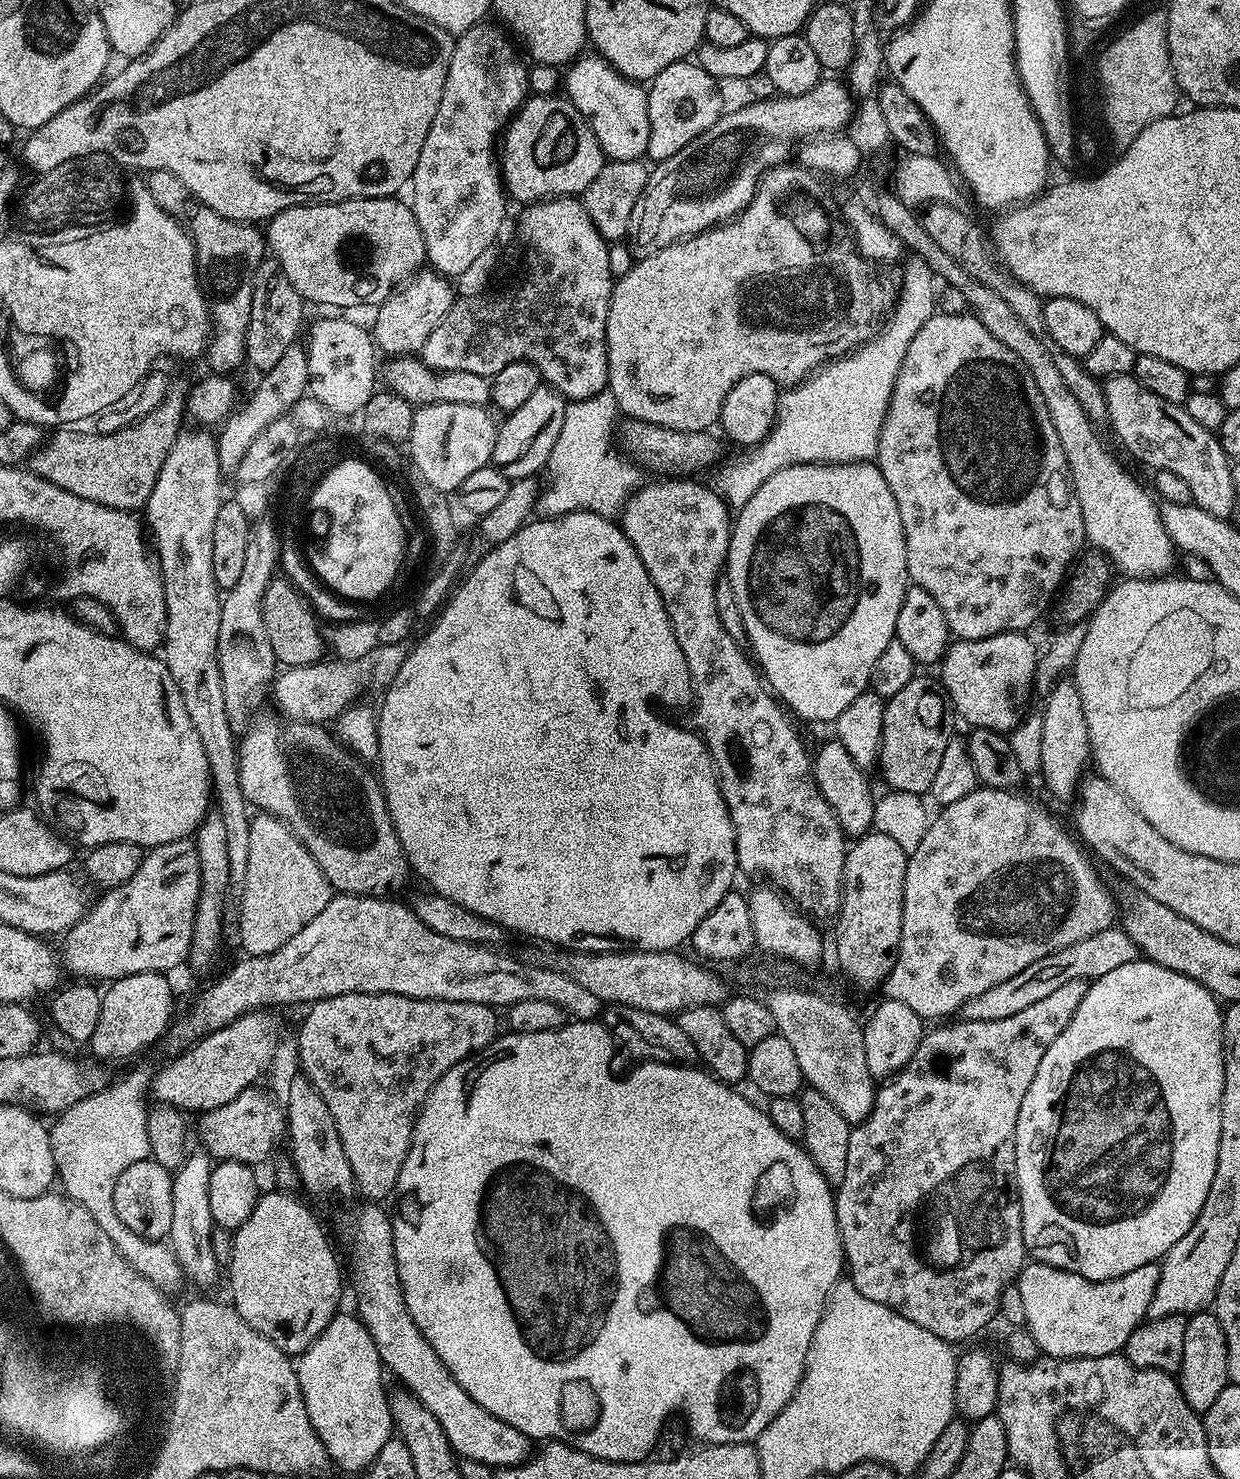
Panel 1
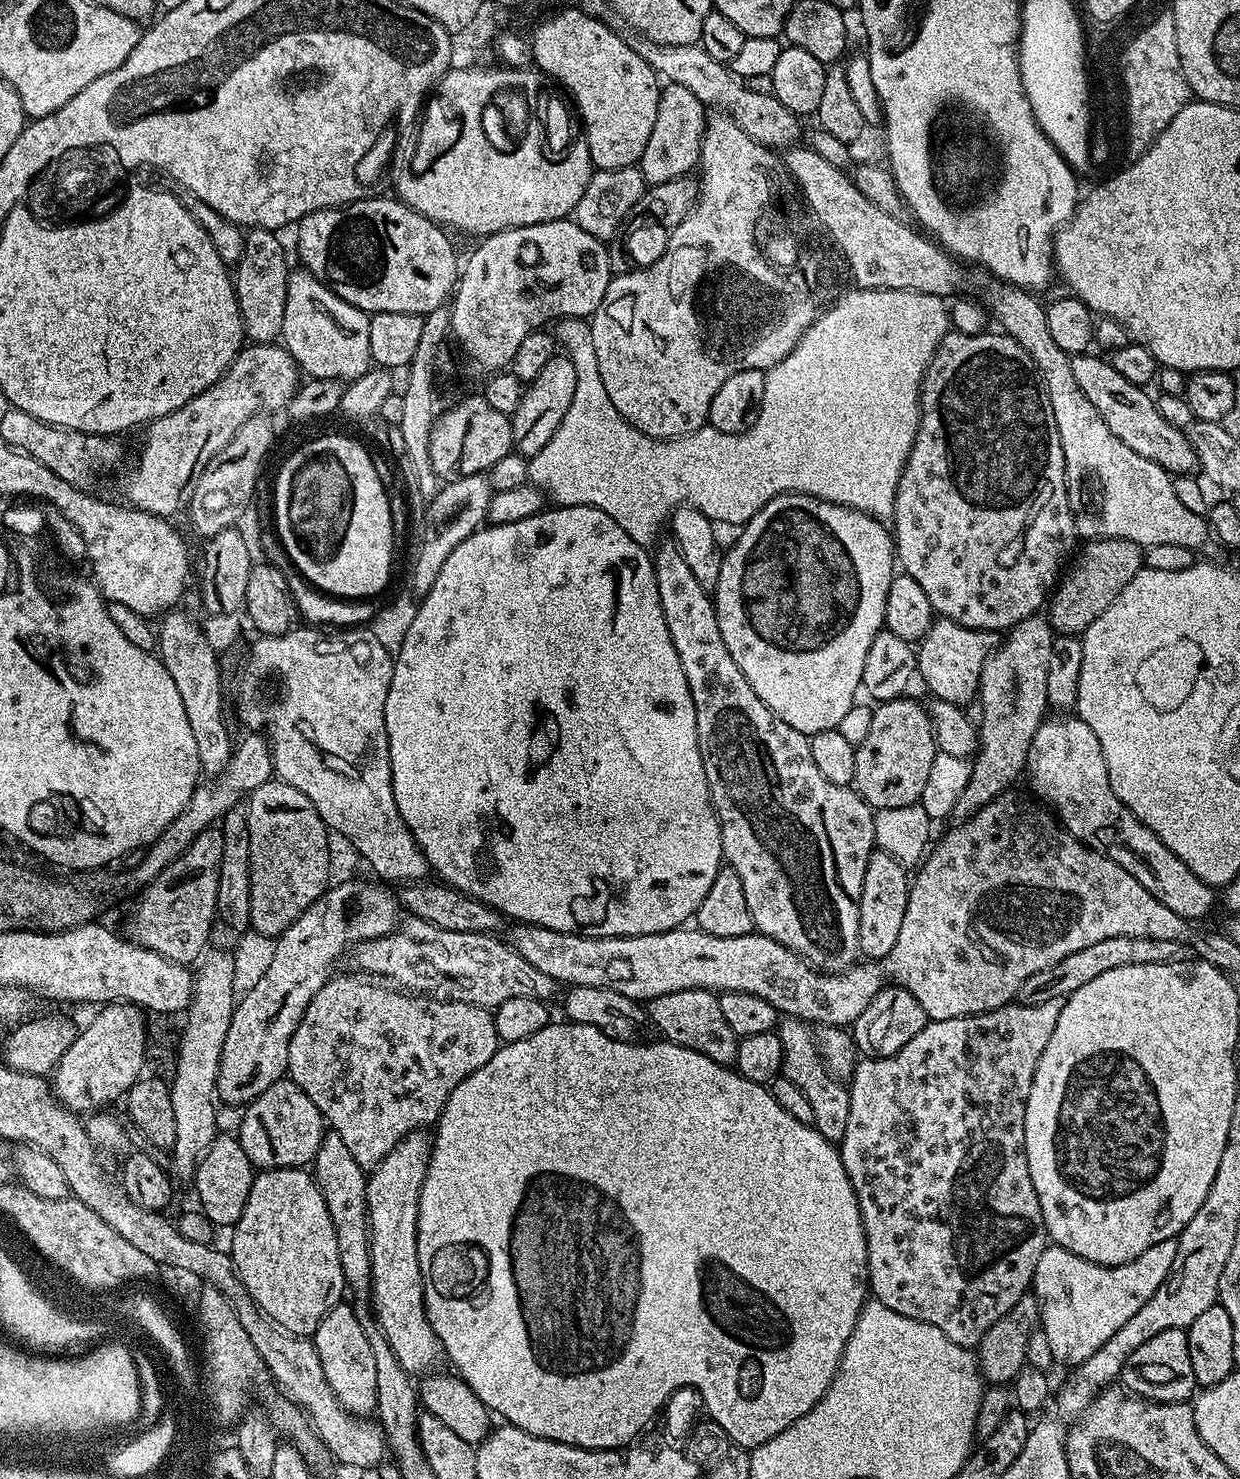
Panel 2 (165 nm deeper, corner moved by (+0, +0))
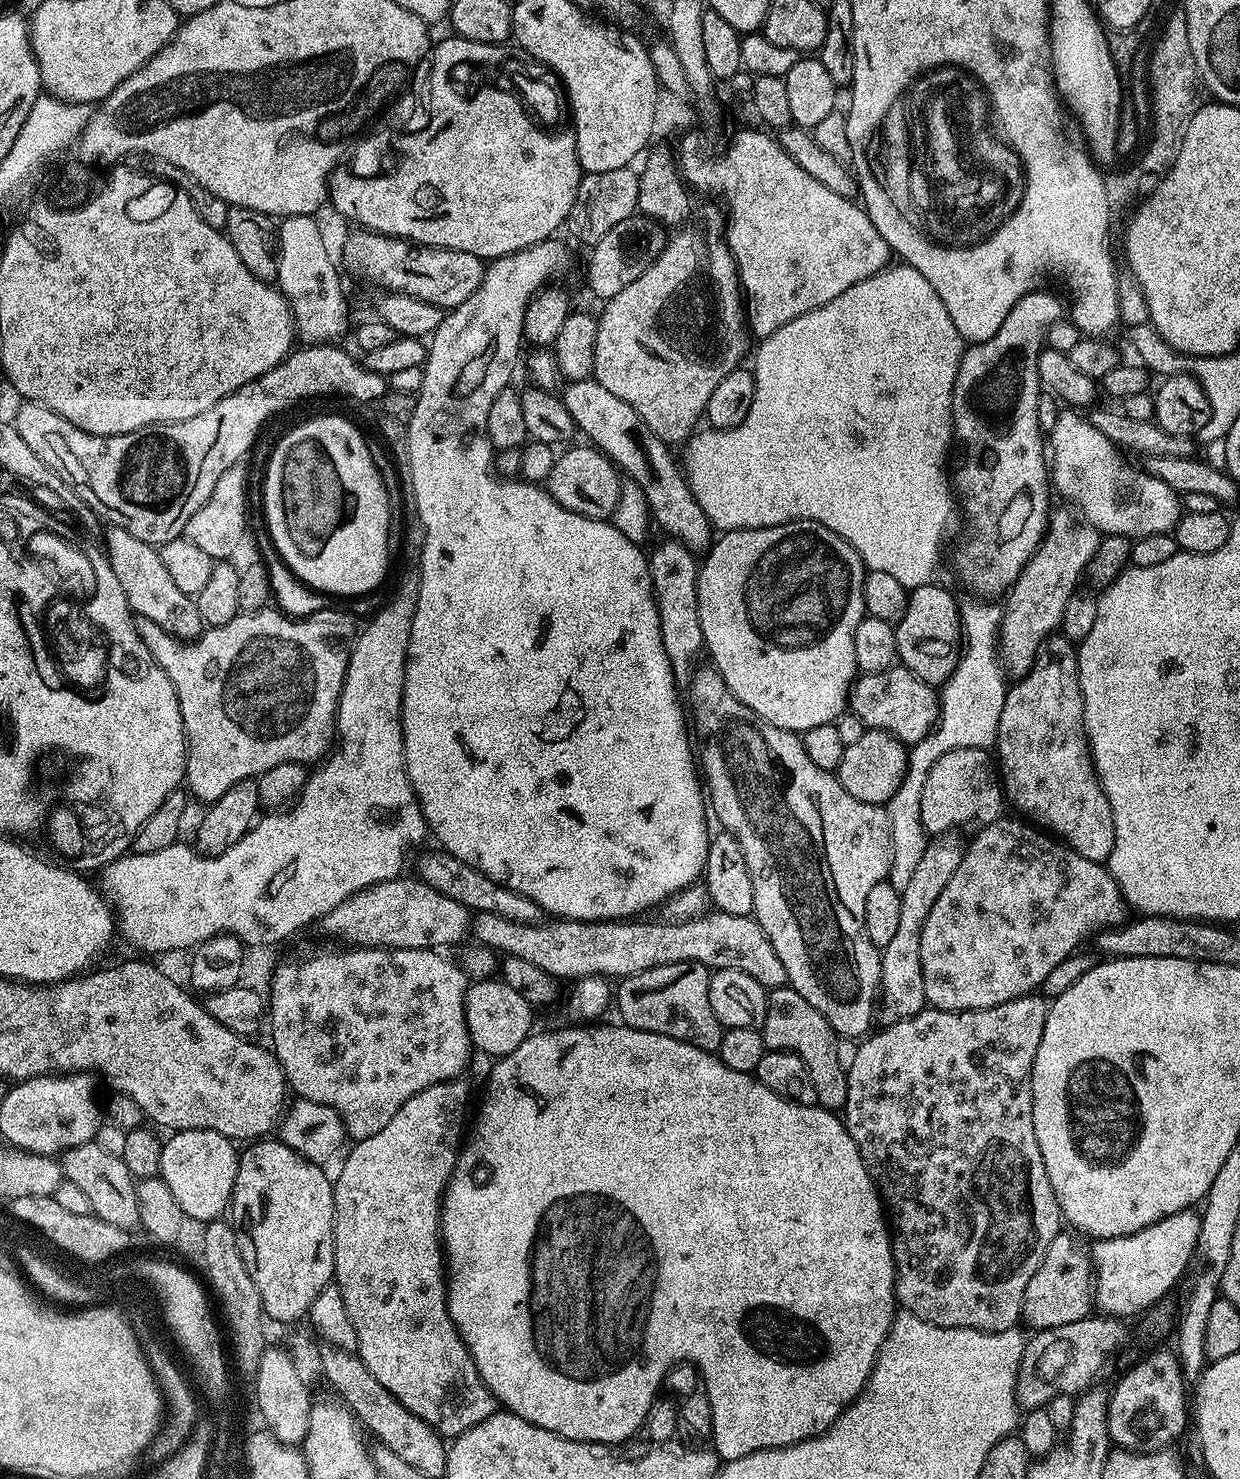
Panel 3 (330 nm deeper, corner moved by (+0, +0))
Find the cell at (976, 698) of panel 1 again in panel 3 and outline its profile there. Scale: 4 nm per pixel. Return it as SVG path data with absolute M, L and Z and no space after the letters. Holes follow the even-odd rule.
M939 583L919 584L911 589L908 594L908 609L895 621L896 629L896 655L899 663L904 665L922 682L933 686L943 686L956 668L962 651L962 629L960 626L960 610L958 600L955 600L944 588L939 588Z

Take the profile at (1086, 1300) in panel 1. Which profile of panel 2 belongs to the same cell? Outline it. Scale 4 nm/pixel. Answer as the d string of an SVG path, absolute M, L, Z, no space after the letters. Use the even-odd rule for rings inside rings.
M1171 1239L1150 1246L1150 1250L1142 1250L1142 1254L1130 1262L1109 1266L1078 1258L1078 1254L1065 1248L1045 1247L1042 1258L1038 1258L1036 1273L1032 1275L1030 1292L1035 1296L1040 1311L1039 1331L1046 1336L1055 1363L1075 1366L1086 1362L1094 1350L1106 1346L1106 1342L1110 1342L1110 1338L1114 1338L1114 1334L1118 1334L1118 1330L1122 1330L1122 1326L1126 1326L1126 1322L1130 1322L1130 1318L1134 1318L1134 1314L1138 1314L1138 1310L1150 1302L1154 1290L1161 1288L1167 1280L1174 1266L1174 1254L1178 1254L1178 1246L1176 1240Z

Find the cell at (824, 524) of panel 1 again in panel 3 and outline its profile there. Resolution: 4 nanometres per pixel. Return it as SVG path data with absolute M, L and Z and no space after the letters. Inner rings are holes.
M791 520L778 526L765 528L740 528L737 532L725 532L713 543L703 557L698 568L696 585L698 586L698 618L702 622L704 647L707 655L712 655L711 663L716 671L722 674L726 686L760 719L770 722L787 732L803 734L814 726L831 724L840 719L849 707L849 692L853 681L858 676L858 669L854 662L854 632L865 618L862 586L866 569L863 560L852 549L850 542L838 538L834 530L822 526L813 520Z

